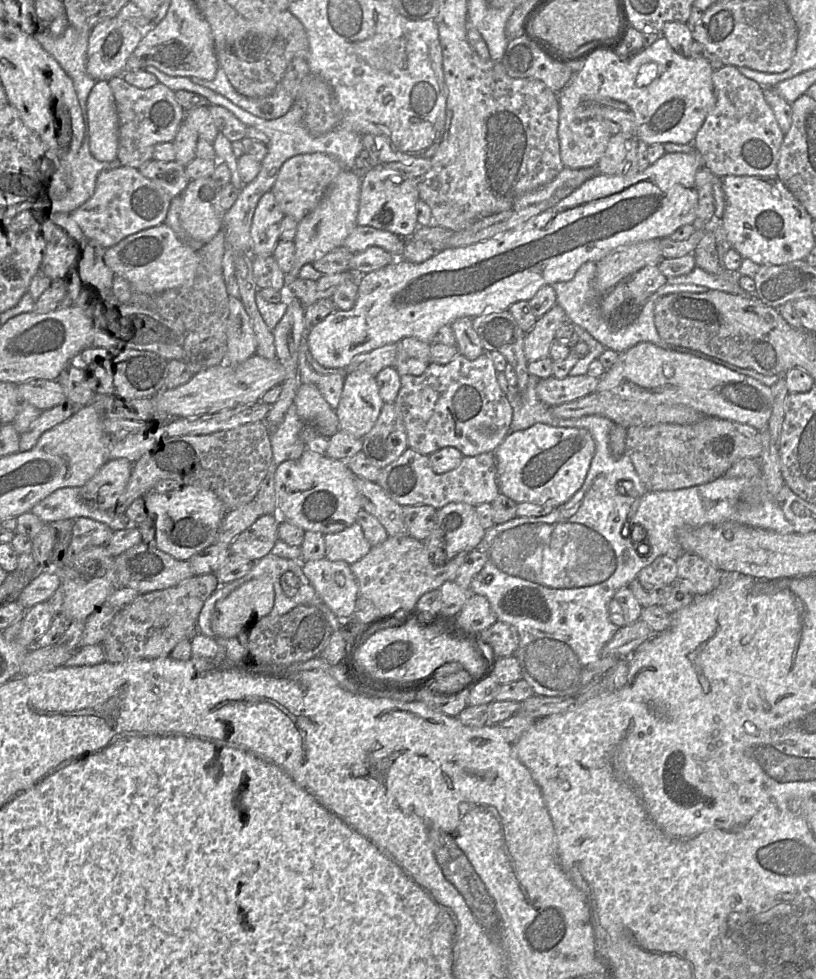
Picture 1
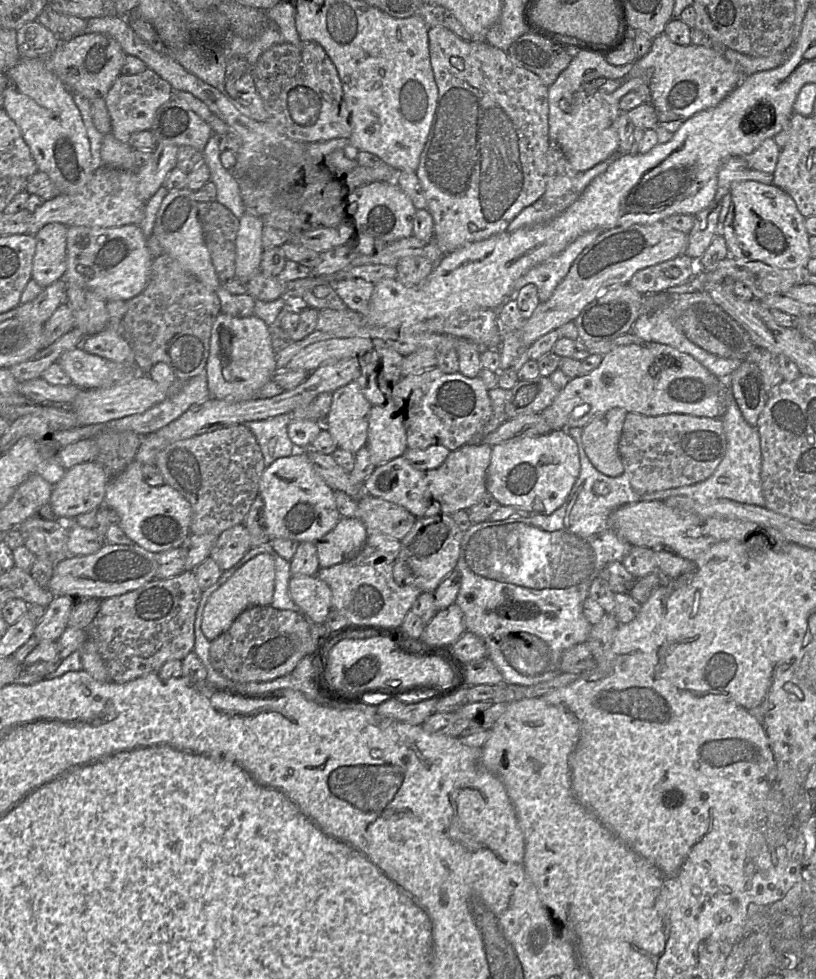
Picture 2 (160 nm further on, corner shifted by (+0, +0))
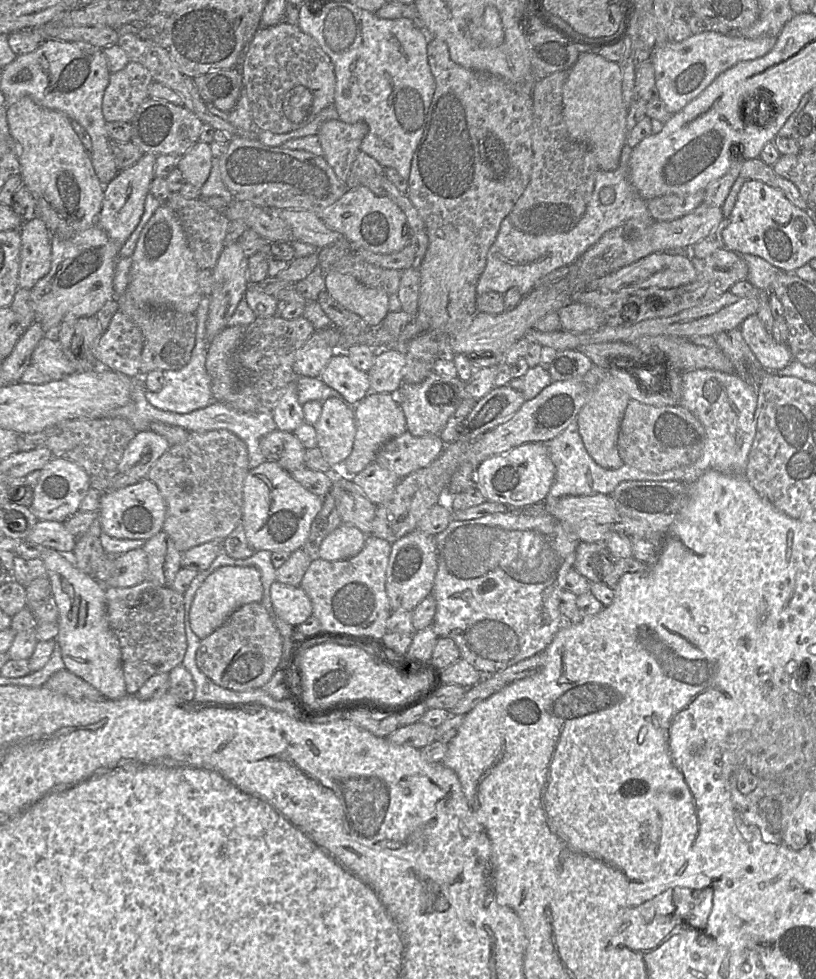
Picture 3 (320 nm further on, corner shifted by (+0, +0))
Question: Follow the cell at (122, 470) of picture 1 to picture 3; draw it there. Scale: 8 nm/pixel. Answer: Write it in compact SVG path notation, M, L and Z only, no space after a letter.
M53 457L41 470L40 476L33 488L33 502L29 509L39 521L60 521L75 515L81 501L91 488L86 472L73 461Z

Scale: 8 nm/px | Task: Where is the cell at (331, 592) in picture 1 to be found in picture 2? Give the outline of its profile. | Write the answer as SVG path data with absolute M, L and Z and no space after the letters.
M317 575L292 576L289 594L311 623L324 623L333 609L331 589Z

